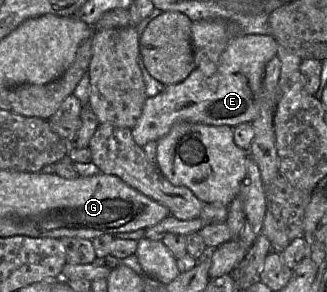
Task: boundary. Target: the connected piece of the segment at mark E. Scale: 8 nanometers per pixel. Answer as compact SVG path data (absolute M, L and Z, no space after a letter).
M246 34L234 38L222 53L213 75L207 76L195 68L184 81L165 86L162 92L146 99L142 114L131 129L133 140L141 147L150 141L157 142L179 121L231 127L251 123L258 114L266 66L278 55L278 48L272 35Z

